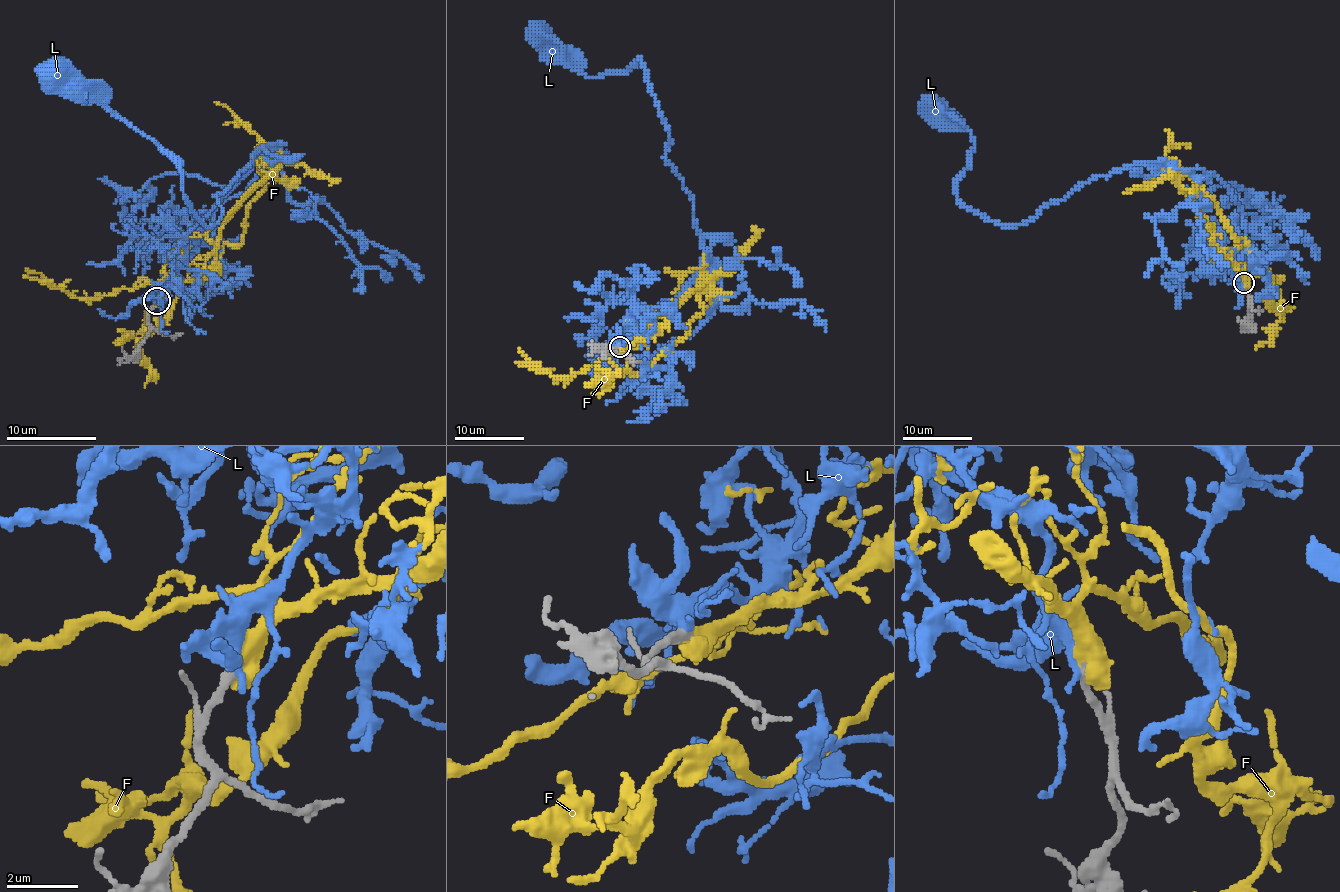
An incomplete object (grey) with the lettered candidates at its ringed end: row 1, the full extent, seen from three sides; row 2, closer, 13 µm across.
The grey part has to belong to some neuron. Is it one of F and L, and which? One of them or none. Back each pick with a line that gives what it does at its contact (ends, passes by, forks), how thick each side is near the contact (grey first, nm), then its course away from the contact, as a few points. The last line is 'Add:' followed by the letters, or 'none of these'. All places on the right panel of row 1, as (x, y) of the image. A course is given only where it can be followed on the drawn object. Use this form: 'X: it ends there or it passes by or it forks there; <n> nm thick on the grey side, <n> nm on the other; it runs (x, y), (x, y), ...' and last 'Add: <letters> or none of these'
F: it ends there; 320 nm thick on the grey side, 750 nm on the other; it runs (1244, 282), (1178, 169), (1272, 278), (1267, 301), (1279, 322), (1255, 350)
Add: F

